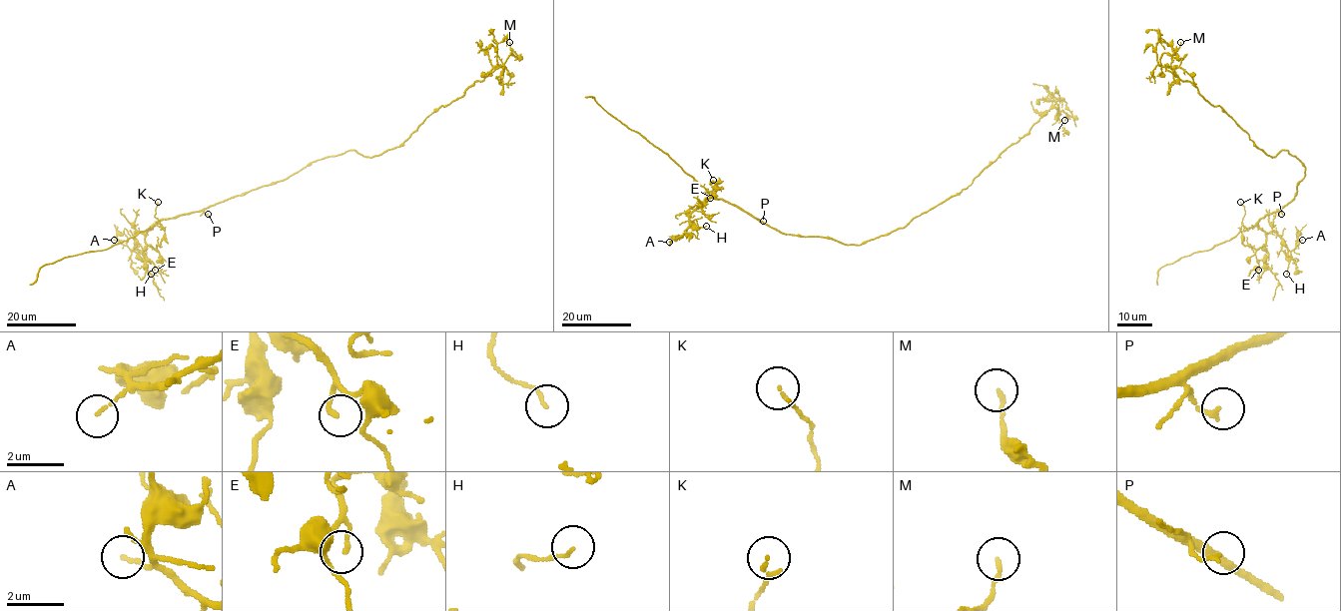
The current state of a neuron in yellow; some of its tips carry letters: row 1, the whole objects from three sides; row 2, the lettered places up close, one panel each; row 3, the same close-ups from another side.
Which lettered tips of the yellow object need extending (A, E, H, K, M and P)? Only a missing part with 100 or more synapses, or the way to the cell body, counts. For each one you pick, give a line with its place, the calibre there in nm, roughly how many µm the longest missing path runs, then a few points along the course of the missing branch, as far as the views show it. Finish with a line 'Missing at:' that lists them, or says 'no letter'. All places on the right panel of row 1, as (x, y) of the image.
Missing at: no letter

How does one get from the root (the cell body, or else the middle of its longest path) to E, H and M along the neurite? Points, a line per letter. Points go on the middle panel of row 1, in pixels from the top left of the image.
E: (849, 245), (825, 237), (786, 234), (721, 200), (709, 198), (699, 208), (707, 197), (710, 198)
H: (849, 245), (825, 237), (786, 234), (712, 198), (689, 218), (688, 228), (706, 226)
M: (849, 245), (888, 235), (966, 189), (1058, 100), (1065, 103), (1073, 116), (1064, 120)

